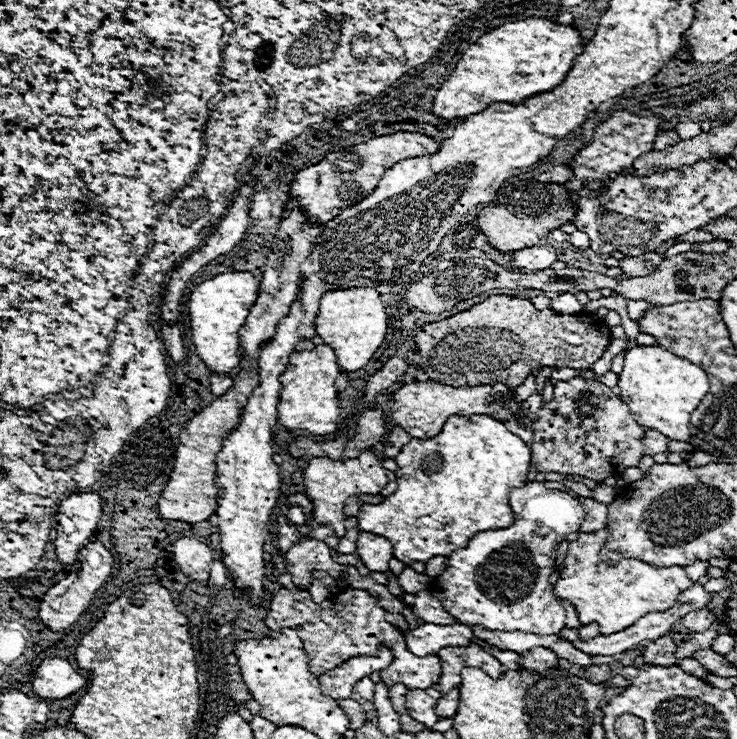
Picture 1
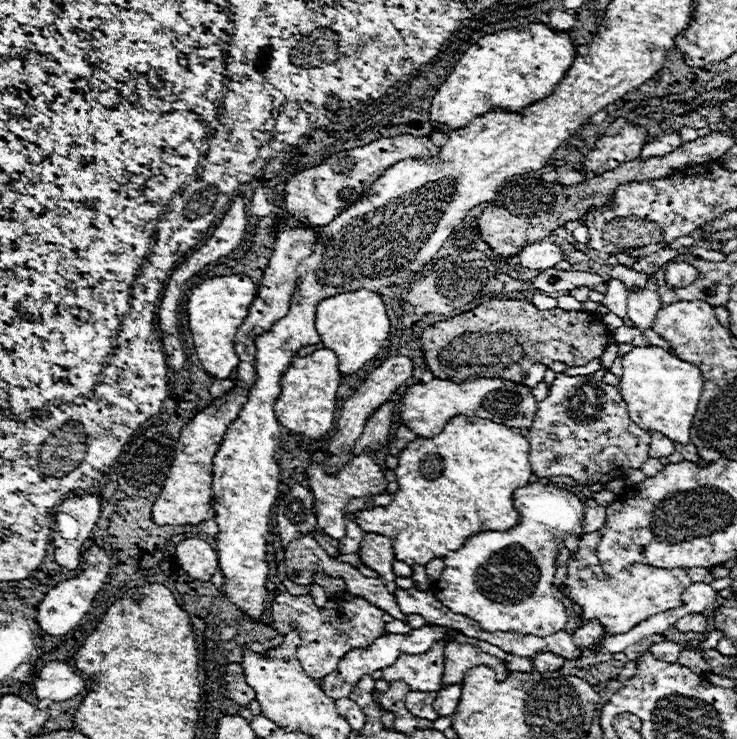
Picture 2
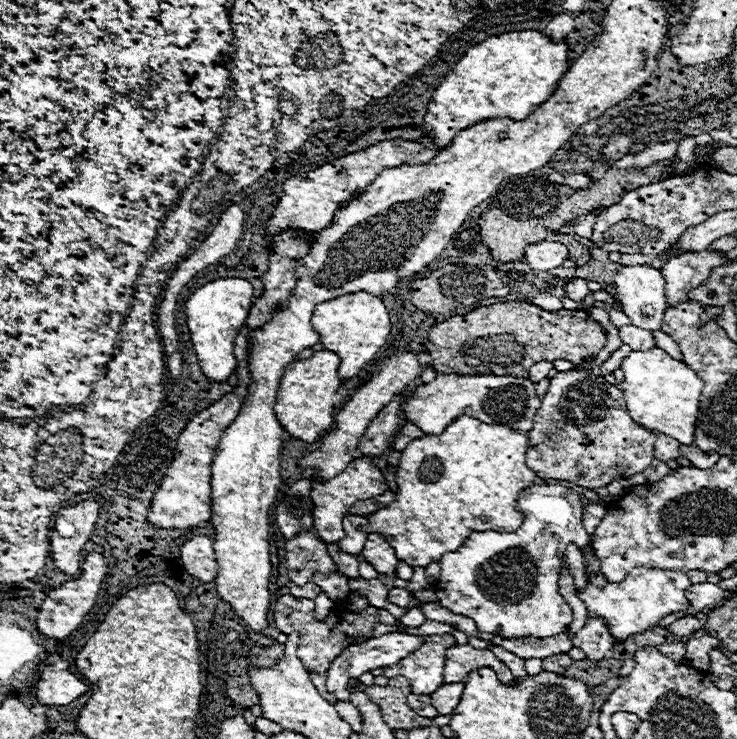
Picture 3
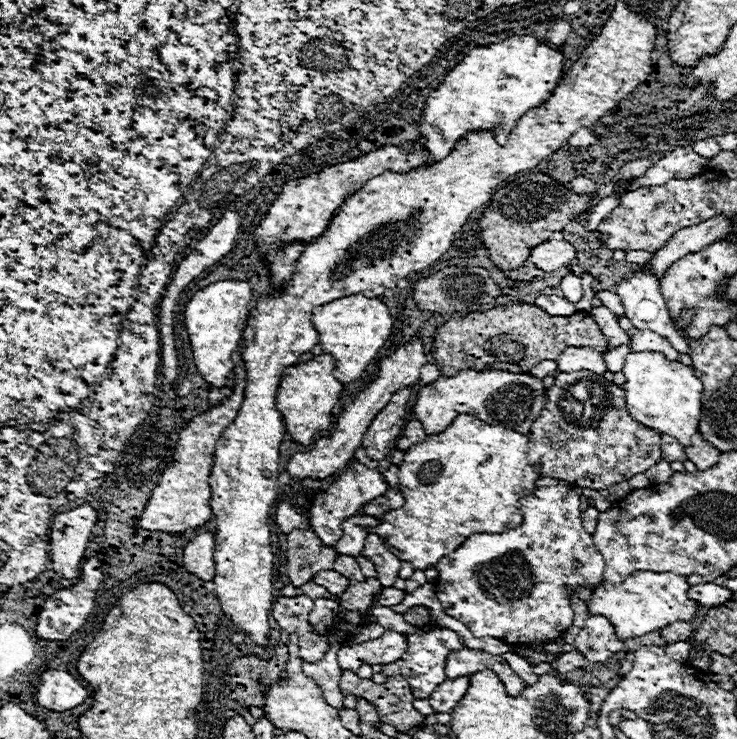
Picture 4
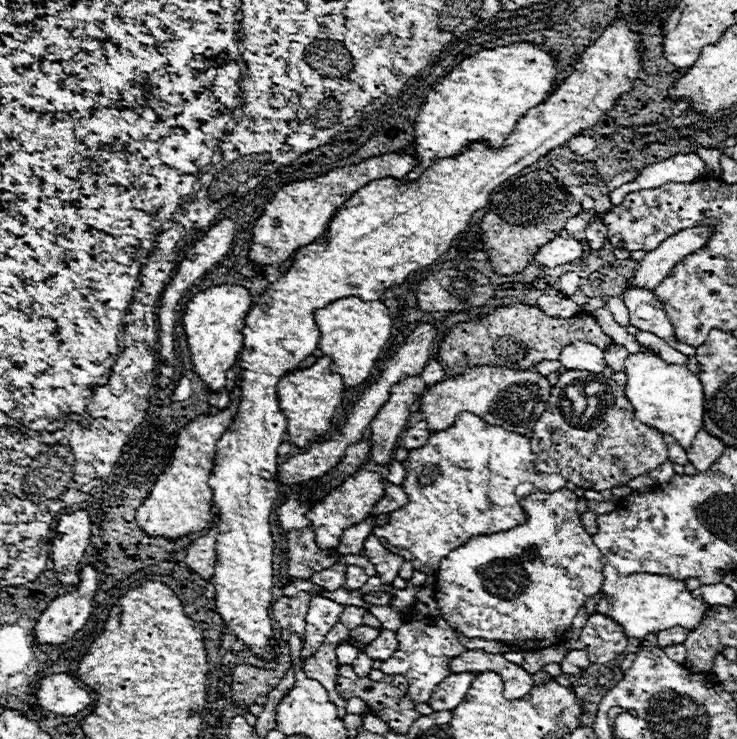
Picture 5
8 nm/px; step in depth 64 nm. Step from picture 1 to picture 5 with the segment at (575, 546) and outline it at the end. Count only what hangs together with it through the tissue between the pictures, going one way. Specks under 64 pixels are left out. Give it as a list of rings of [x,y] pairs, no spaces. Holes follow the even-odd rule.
[[[646,572],[632,574],[632,580],[624,584],[624,588],[618,590],[616,596],[602,594],[602,598],[596,604],[596,612],[602,612],[612,620],[618,620],[618,624],[622,624],[624,628],[624,636],[628,638],[642,638],[646,634],[656,634],[660,630],[668,630],[674,626],[682,626],[688,632],[692,632],[700,626],[708,608],[708,604],[692,596],[692,592],[686,588],[682,580]]]

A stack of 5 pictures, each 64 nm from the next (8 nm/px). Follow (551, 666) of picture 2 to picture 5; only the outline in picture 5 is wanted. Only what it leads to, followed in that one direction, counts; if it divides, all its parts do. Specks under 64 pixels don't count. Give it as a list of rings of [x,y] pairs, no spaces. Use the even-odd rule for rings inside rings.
[[[572,650],[566,654],[566,658],[560,662],[564,674],[578,674],[590,666],[590,658],[584,650]]]

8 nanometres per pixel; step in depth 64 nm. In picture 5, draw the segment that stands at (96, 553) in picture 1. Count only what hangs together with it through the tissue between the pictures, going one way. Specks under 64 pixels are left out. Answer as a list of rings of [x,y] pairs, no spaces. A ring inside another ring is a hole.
[[[92,566],[82,568],[78,590],[54,598],[36,622],[34,636],[38,644],[66,644],[78,630],[84,628],[92,614],[98,572]]]

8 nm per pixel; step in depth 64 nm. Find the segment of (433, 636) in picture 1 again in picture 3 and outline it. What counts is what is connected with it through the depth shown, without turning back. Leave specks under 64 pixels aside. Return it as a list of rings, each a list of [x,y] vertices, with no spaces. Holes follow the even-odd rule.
[[[388,632],[388,634],[382,634],[380,638],[372,638],[368,642],[362,642],[362,644],[352,644],[348,646],[346,650],[342,650],[332,668],[328,670],[328,682],[326,682],[326,688],[330,692],[336,694],[336,698],[341,701],[350,701],[350,692],[346,688],[346,682],[348,678],[358,678],[362,672],[366,670],[374,670],[374,668],[386,668],[386,666],[392,666],[396,664],[398,660],[402,660],[404,656],[408,656],[410,652],[414,652],[416,648],[420,648],[424,642],[424,636],[410,636],[410,634],[402,634],[402,632]]]

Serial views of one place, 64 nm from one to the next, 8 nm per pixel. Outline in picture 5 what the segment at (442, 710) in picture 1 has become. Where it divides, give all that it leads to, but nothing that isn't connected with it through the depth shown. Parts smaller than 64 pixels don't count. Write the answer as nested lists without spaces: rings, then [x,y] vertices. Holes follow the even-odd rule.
[[[460,672],[460,674],[450,674],[446,680],[442,680],[442,684],[438,684],[438,688],[432,692],[432,698],[428,700],[428,704],[440,712],[440,710],[452,710],[466,694],[466,690],[470,688],[472,680],[474,680],[474,672]]]

